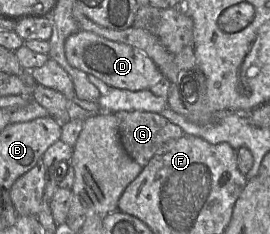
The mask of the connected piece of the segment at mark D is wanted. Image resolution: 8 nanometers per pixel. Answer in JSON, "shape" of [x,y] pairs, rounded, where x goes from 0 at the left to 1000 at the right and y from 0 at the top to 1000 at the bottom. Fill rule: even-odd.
{"shape":[[[293,128],[259,150],[241,175],[241,235],[270,286],[348,321],[396,363],[441,380],[485,389],[556,380],[607,329],[537,222],[474,188],[400,171],[337,132]]]}

